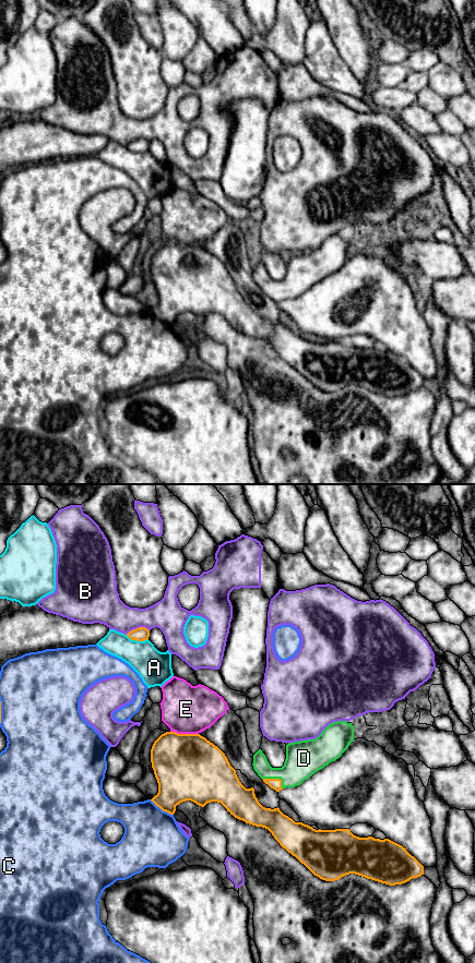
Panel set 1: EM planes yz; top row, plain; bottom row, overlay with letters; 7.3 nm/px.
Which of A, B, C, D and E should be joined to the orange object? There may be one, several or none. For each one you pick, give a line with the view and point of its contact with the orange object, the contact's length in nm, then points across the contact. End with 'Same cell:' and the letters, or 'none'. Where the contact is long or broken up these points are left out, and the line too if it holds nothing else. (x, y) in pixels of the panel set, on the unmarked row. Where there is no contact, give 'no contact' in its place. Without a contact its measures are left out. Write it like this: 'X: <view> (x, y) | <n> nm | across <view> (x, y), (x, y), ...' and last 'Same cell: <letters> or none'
D: yz (275, 290) | 170 nm | across yz (273, 295), (275, 290), (285, 288), (303, 271)
Same cell: D

